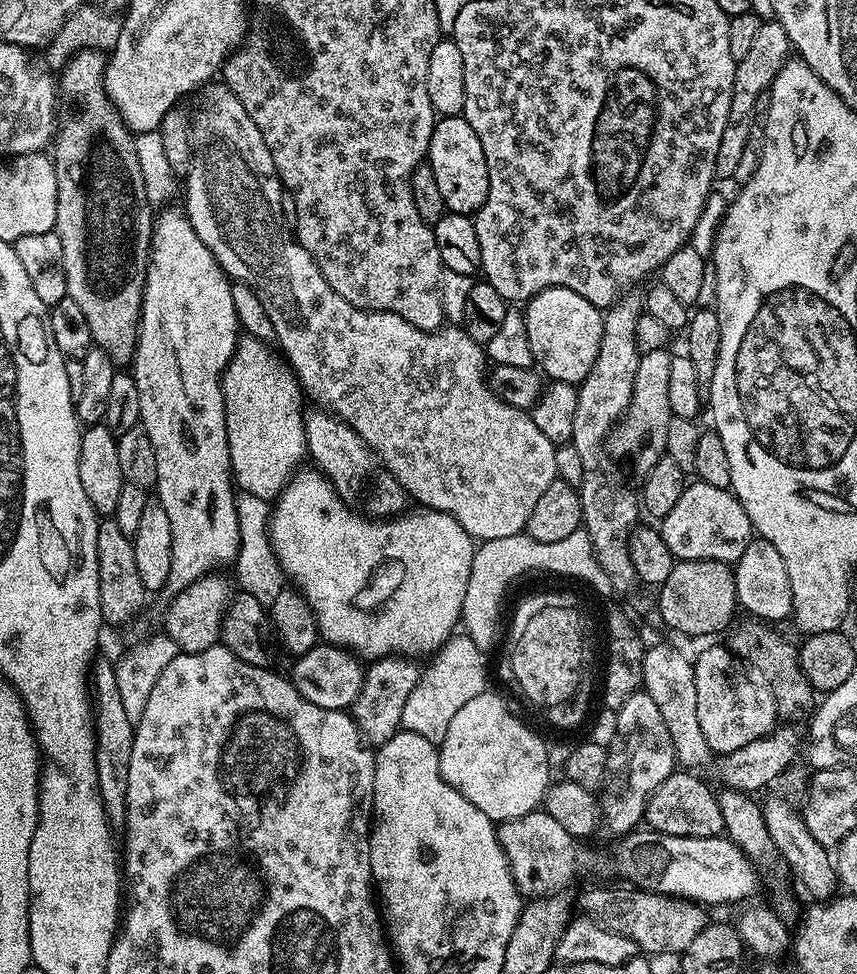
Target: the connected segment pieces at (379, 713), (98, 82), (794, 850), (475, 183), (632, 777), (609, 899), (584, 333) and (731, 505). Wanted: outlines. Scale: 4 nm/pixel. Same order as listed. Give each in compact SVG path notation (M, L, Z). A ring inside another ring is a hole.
M382 656L371 661L364 669L364 681L358 698L353 702L350 715L355 720L361 737L369 745L385 744L396 732L401 731L400 719L410 690L420 681L421 665L407 656Z
M84 49L78 51L64 64L60 70L58 86L61 93L74 99L81 100L82 106L72 113L65 121L61 121L54 132L54 163L56 165L56 177L58 178L58 210L56 211L55 232L58 238L62 238L62 266L66 266L66 286L68 296L78 302L82 314L86 317L86 323L90 326L90 334L95 347L111 358L117 366L128 366L132 363L132 355L136 352L136 332L140 329L140 303L144 293L144 279L148 269L148 254L152 242L152 226L154 223L154 208L146 198L146 186L143 185L141 167L138 166L138 157L135 154L135 135L121 117L120 112L113 105L104 86L107 57L96 49Z
M767 796L762 800L764 822L766 830L770 830L770 838L774 838L774 846L778 850L780 860L788 863L789 870L800 879L801 886L813 896L813 901L827 902L833 899L838 892L833 853L806 830L803 817L797 809L795 812L780 796Z
M463 115L437 119L436 129L430 138L426 162L434 170L434 179L438 181L438 190L442 193L442 202L447 211L472 216L484 205L490 186L490 178L486 170L486 154L482 154L482 142L478 142L478 134L474 134L474 126L470 126L470 122L466 122Z
M642 690L630 694L630 698L615 709L614 716L616 729L612 732L612 741L606 744L608 777L598 799L603 831L623 838L643 821L649 798L672 772L677 771L678 765L670 730L666 730L666 722L662 722L662 714L650 694Z
M592 888L579 897L574 904L585 916L591 916L611 932L630 938L641 953L653 952L656 956L672 956L684 952L694 938L704 929L705 909L701 905L683 898L662 896L658 892L628 888Z
M565 288L542 290L523 305L522 311L535 367L549 381L561 380L579 386L598 358L598 350L602 346L604 312L586 302L582 294L574 294L574 290Z
M699 482L685 487L674 510L659 521L658 531L676 560L717 560L731 565L742 558L746 546L754 539L750 518L735 494L727 488Z

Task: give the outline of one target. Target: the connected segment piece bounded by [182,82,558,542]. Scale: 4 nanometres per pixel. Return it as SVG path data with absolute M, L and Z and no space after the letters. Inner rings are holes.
M212 82L203 89L202 95L204 95L204 101L200 104L200 113L196 117L191 117L190 120L190 135L191 135L191 149L192 149L192 161L189 166L189 172L186 177L186 183L188 183L188 189L184 192L184 205L182 205L183 211L186 213L190 226L194 230L194 234L198 234L198 238L202 238L202 242L210 250L210 254L214 254L216 261L222 266L222 270L227 274L233 281L245 284L249 290L258 298L258 302L262 302L262 310L266 310L266 315L270 317L270 322L274 326L274 334L276 335L275 343L280 344L280 348L284 351L283 359L286 361L287 367L294 373L299 387L303 389L305 393L307 391L312 396L317 396L321 400L323 407L327 411L331 412L332 415L340 417L341 420L345 420L346 423L351 426L357 434L368 445L372 447L376 452L377 458L380 459L380 463L384 464L386 470L390 472L400 483L401 487L404 488L405 493L409 497L412 496L417 500L417 505L425 508L433 508L439 512L445 512L455 518L455 520L461 524L472 535L473 541L483 542L485 540L493 540L494 538L510 538L511 536L519 536L527 529L528 519L530 514L534 514L534 506L538 506L538 498L542 498L542 494L546 494L546 486L550 486L550 482L554 482L558 479L555 470L555 452L557 445L550 442L550 438L546 438L546 434L542 434L542 430L538 430L538 426L534 426L531 415L523 408L515 408L510 406L506 402L499 400L497 396L493 394L488 388L488 382L486 379L486 352L485 349L478 342L474 342L474 338L470 338L464 333L463 327L460 326L444 326L434 332L423 332L418 330L418 326L414 326L410 322L406 322L406 318L398 318L398 314L390 314L389 312L367 312L364 308L356 308L350 302L346 302L346 298L342 298L342 294L338 294L333 290L326 282L326 278L322 278L320 273L320 267L314 262L314 258L310 258L310 254L298 243L293 229L284 221L284 204L286 200L285 193L282 191L282 181L280 176L276 172L274 166L274 158L270 158L270 150L266 146L266 142L262 138L262 134L258 130L258 126L254 126L254 122L250 118L250 114L246 114L246 106L242 106L242 102L238 102L238 98L229 90L227 84L223 82Z

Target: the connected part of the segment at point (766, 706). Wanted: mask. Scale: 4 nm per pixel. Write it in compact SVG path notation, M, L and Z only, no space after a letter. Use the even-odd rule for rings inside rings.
M716 644L713 648L704 648L700 657L695 657L694 682L698 682L698 726L702 726L702 734L706 734L706 742L713 753L723 754L738 750L738 746L746 746L746 742L754 742L765 736L778 724L776 703L768 685L751 675L744 680L740 676L728 676L728 660L734 655L731 647Z

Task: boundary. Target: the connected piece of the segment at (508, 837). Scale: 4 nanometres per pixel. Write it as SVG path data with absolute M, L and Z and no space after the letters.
M543 810L531 812L522 818L503 821L496 829L496 837L500 839L500 845L508 859L512 880L515 882L521 897L524 898L555 896L557 892L571 889L571 884L579 876L586 875L596 864L595 854L584 845L587 843L581 842L575 836L571 836L555 818L550 818L550 814Z

